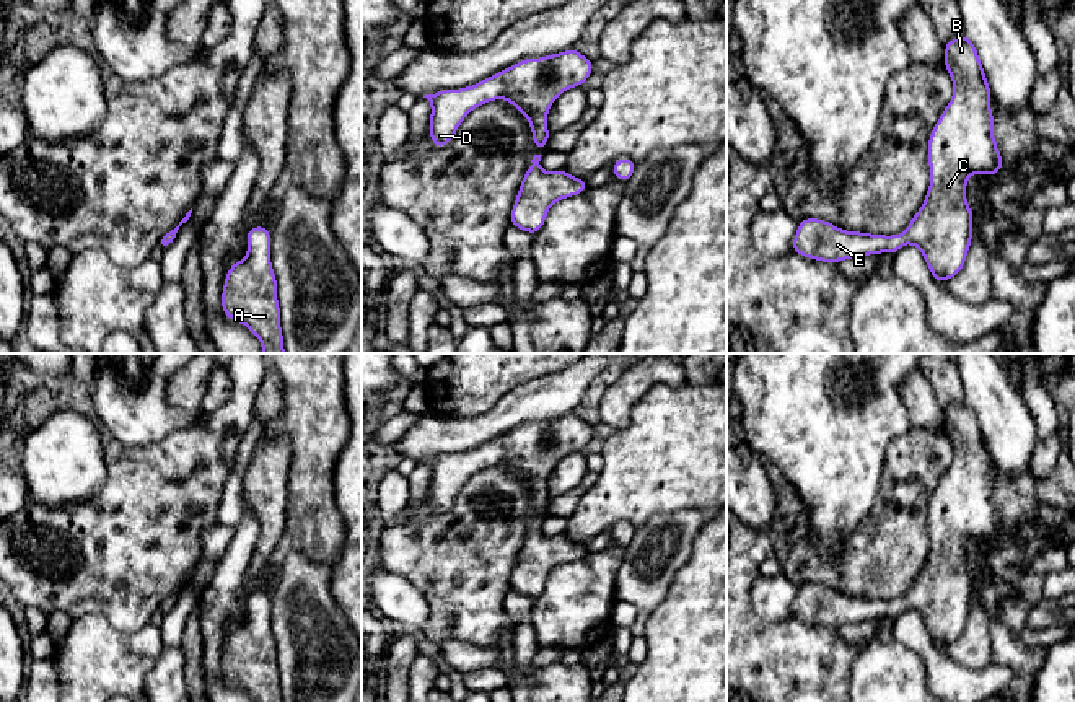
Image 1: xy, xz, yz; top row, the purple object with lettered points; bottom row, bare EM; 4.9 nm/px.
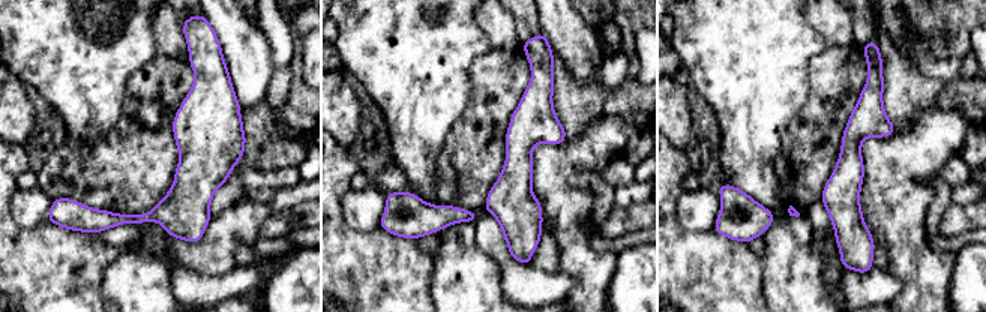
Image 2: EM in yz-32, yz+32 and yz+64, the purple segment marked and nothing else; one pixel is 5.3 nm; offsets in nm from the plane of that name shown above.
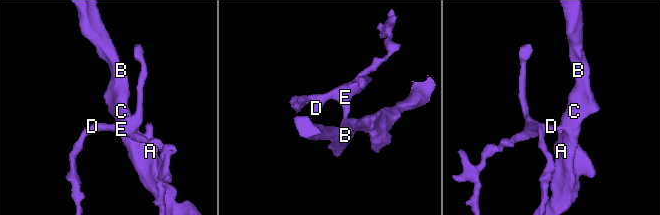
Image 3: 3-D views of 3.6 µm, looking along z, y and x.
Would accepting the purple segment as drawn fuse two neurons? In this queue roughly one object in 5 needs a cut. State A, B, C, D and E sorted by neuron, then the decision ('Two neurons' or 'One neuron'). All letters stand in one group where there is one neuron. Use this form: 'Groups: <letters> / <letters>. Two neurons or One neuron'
Groups: A B C D E. One neuron

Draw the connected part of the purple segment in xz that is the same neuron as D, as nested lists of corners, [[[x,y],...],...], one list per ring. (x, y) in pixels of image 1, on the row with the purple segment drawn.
[[[573,47],[541,59],[524,59],[477,85],[425,94],[432,103],[430,140],[435,147],[448,145],[459,124],[476,107],[494,99],[508,99],[523,112],[533,130],[536,148],[549,140],[547,111],[559,94],[583,86],[593,73],[593,60]]]

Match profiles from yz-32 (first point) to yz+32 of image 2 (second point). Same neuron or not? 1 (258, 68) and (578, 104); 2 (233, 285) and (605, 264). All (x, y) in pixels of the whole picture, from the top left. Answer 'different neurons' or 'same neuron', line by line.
1: different neurons
2: different neurons

